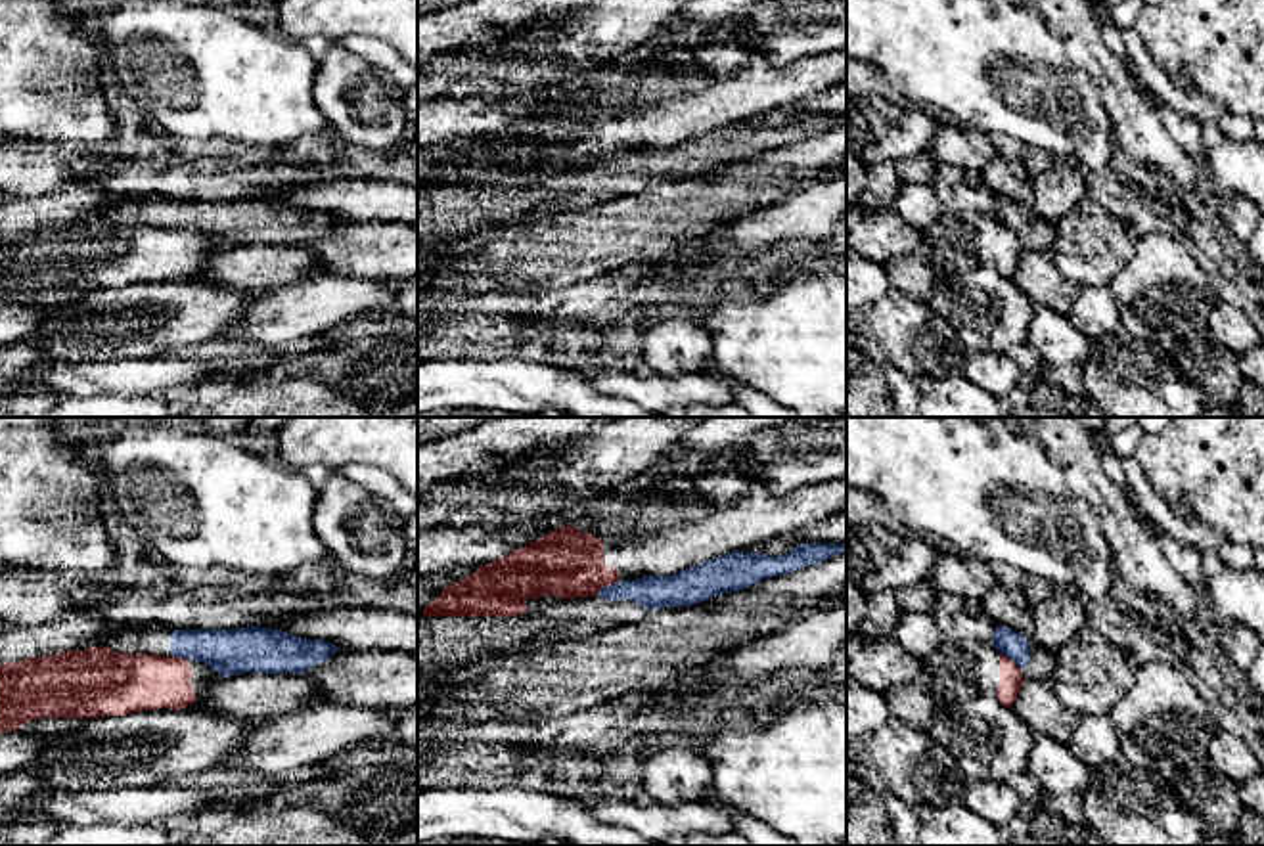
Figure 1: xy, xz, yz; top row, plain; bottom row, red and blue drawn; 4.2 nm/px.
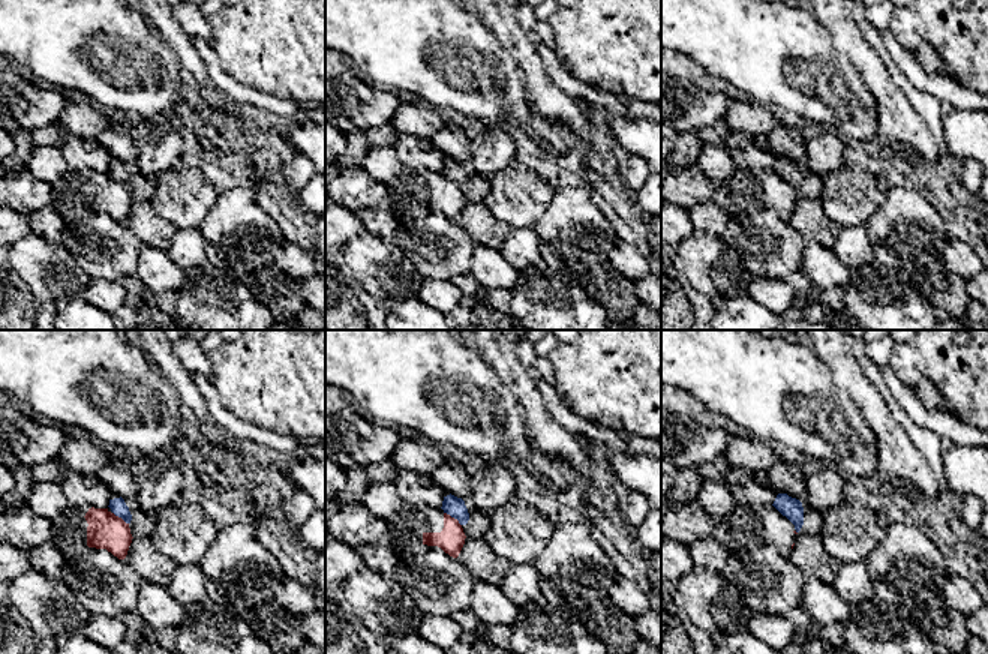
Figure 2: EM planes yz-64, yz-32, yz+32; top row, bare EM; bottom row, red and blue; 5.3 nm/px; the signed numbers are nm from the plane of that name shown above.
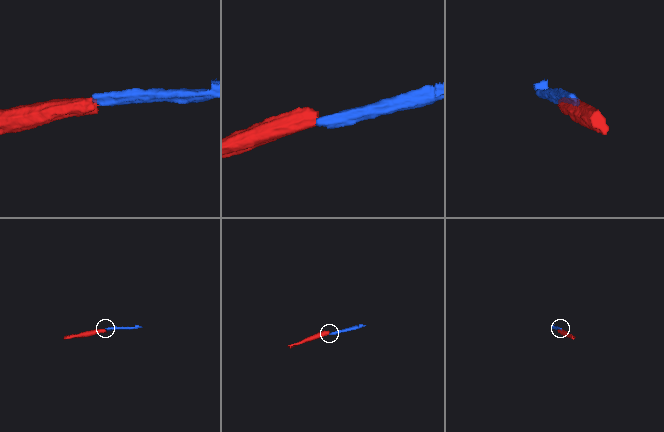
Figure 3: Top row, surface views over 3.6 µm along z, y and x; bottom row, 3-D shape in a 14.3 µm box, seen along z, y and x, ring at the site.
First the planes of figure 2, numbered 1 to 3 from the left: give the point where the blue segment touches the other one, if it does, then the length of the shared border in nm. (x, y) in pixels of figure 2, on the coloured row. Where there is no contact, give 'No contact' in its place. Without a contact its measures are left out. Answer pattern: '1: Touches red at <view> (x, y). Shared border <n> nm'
1: Touches red at yz-64 (120, 518). Shared border 110 nm
2: Touches red at yz-32 (453, 518). Shared border 120 nm
3: No contact

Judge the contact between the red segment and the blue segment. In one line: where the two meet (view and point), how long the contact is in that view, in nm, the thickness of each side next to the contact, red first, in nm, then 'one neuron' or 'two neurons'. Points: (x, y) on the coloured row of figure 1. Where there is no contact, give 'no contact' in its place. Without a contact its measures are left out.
meets red in xz at (606, 584); contact 110 nm long; 280 nm thick on the red side, 140 nm on the other; two neurons

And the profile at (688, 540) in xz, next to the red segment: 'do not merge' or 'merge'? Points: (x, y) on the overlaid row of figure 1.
merge

